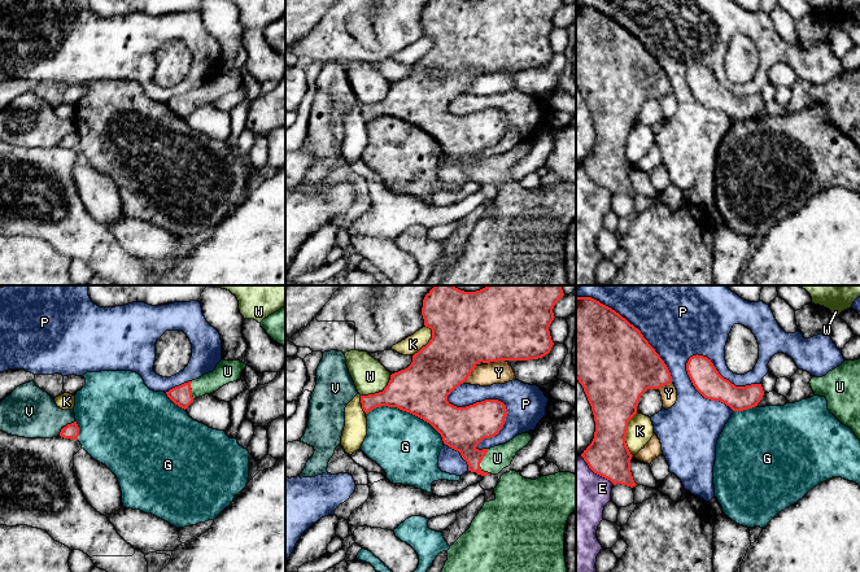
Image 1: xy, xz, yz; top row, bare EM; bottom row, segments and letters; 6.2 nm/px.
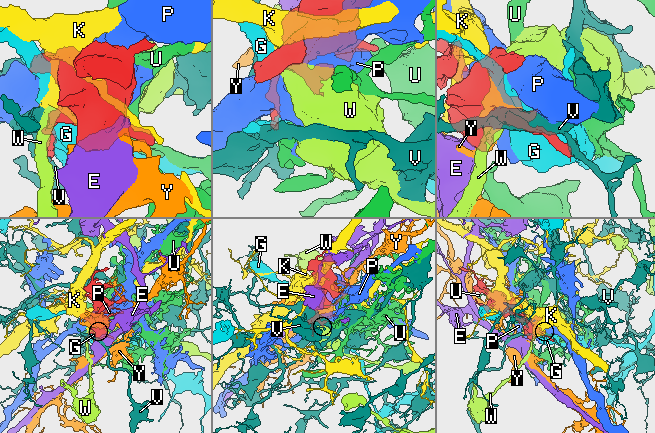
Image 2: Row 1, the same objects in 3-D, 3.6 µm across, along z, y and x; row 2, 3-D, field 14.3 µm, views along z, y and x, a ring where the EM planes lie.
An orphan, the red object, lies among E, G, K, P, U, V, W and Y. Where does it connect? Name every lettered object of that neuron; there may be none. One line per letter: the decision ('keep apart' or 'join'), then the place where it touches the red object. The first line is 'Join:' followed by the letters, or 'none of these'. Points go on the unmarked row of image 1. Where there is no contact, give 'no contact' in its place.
Join: U
E: keep apart | yz (596, 182)
G: keep apart | xz (407, 121)
K: keep apart | yz (625, 144)
P: keep apart | yz (720, 84)
U: join | xz (480, 171)
V: keep apart | xy (66, 135)
W: keep apart | xz (379, 101)
Y: keep apart | xz (470, 83)

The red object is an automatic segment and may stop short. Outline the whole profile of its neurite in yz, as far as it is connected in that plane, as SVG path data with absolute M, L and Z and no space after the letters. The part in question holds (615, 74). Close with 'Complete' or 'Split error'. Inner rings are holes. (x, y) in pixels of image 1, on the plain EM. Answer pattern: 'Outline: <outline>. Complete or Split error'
Outline: M576 6L576 88L584 97L595 131L594 148L581 166L594 183L610 189L614 195L636 196L630 182L633 165L625 152L628 131L637 123L638 110L647 99L660 99L672 92L667 74L641 40L619 22L591 6Z. Complete

